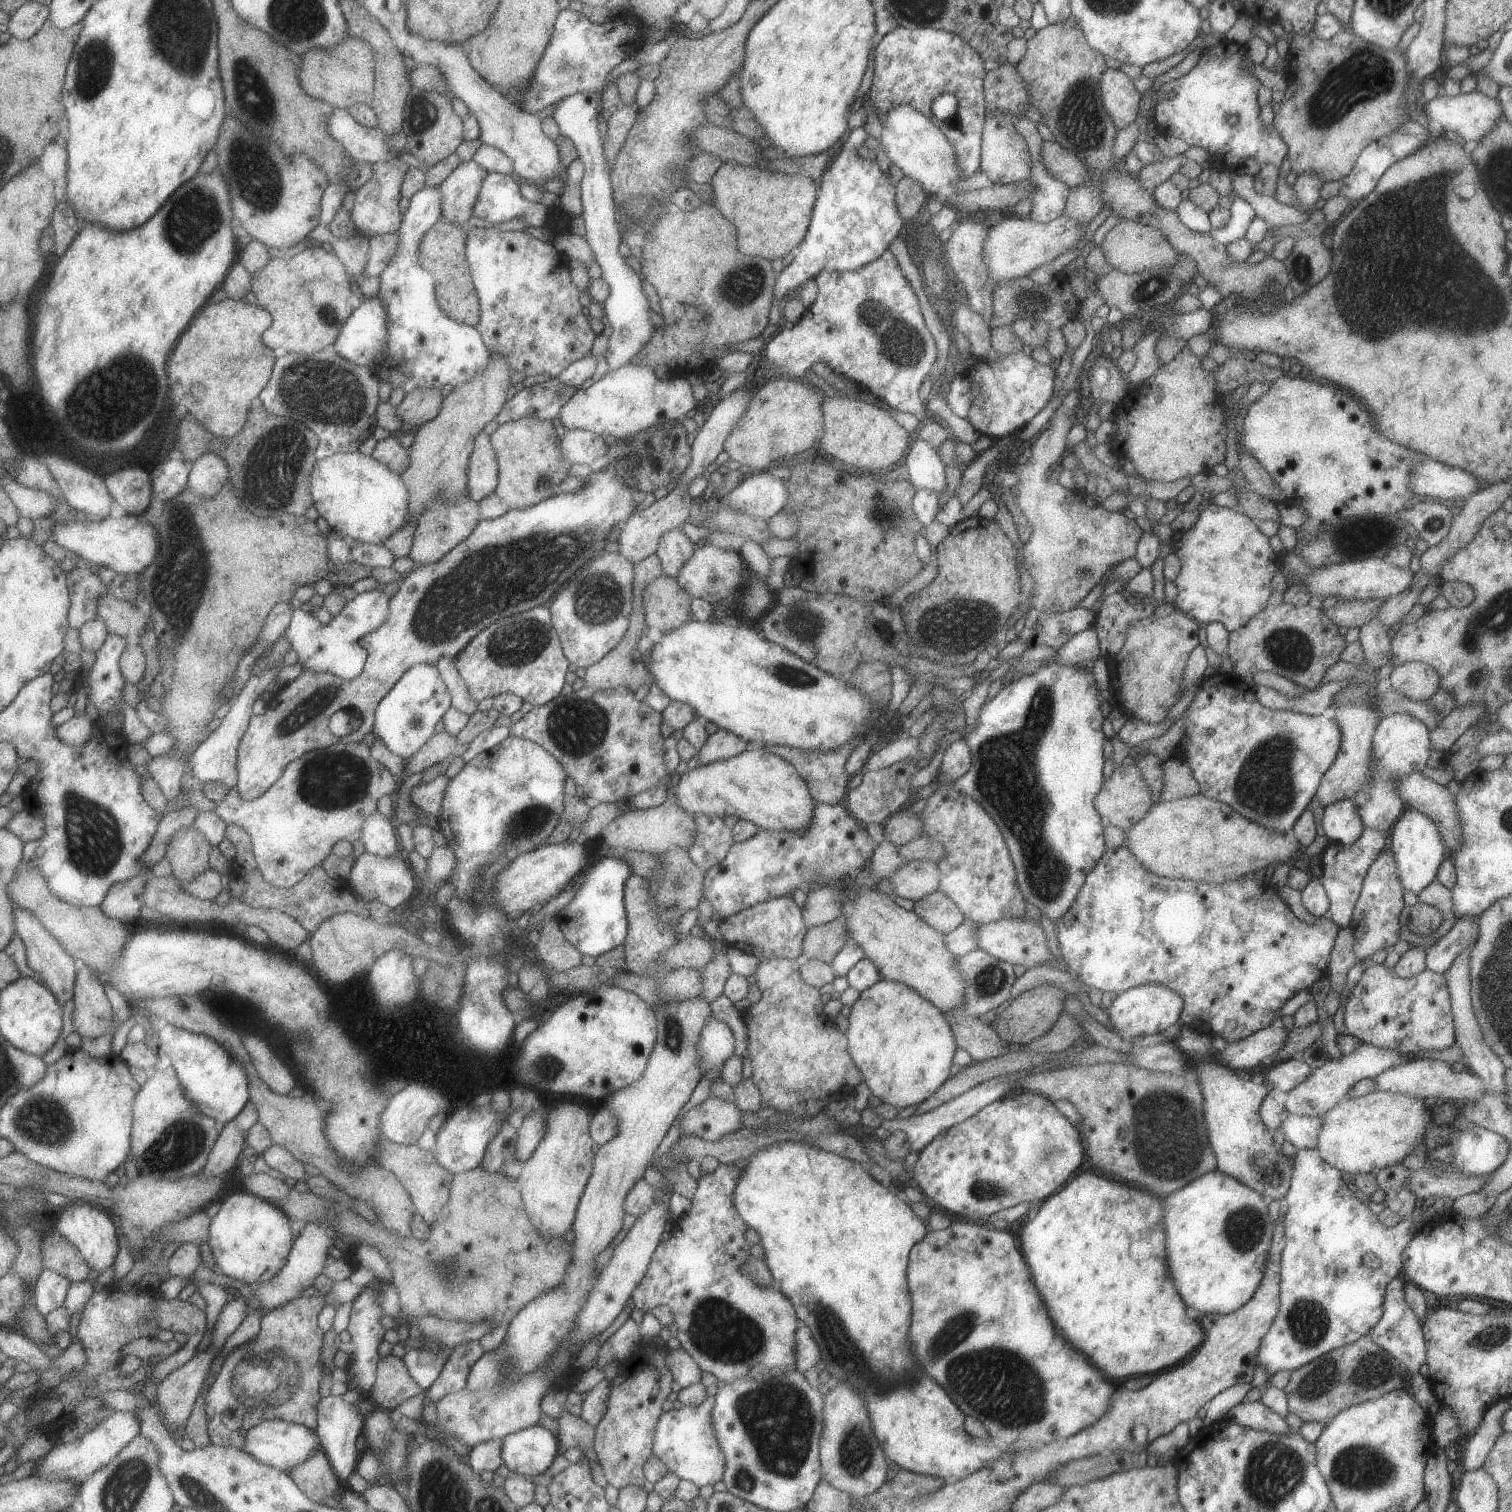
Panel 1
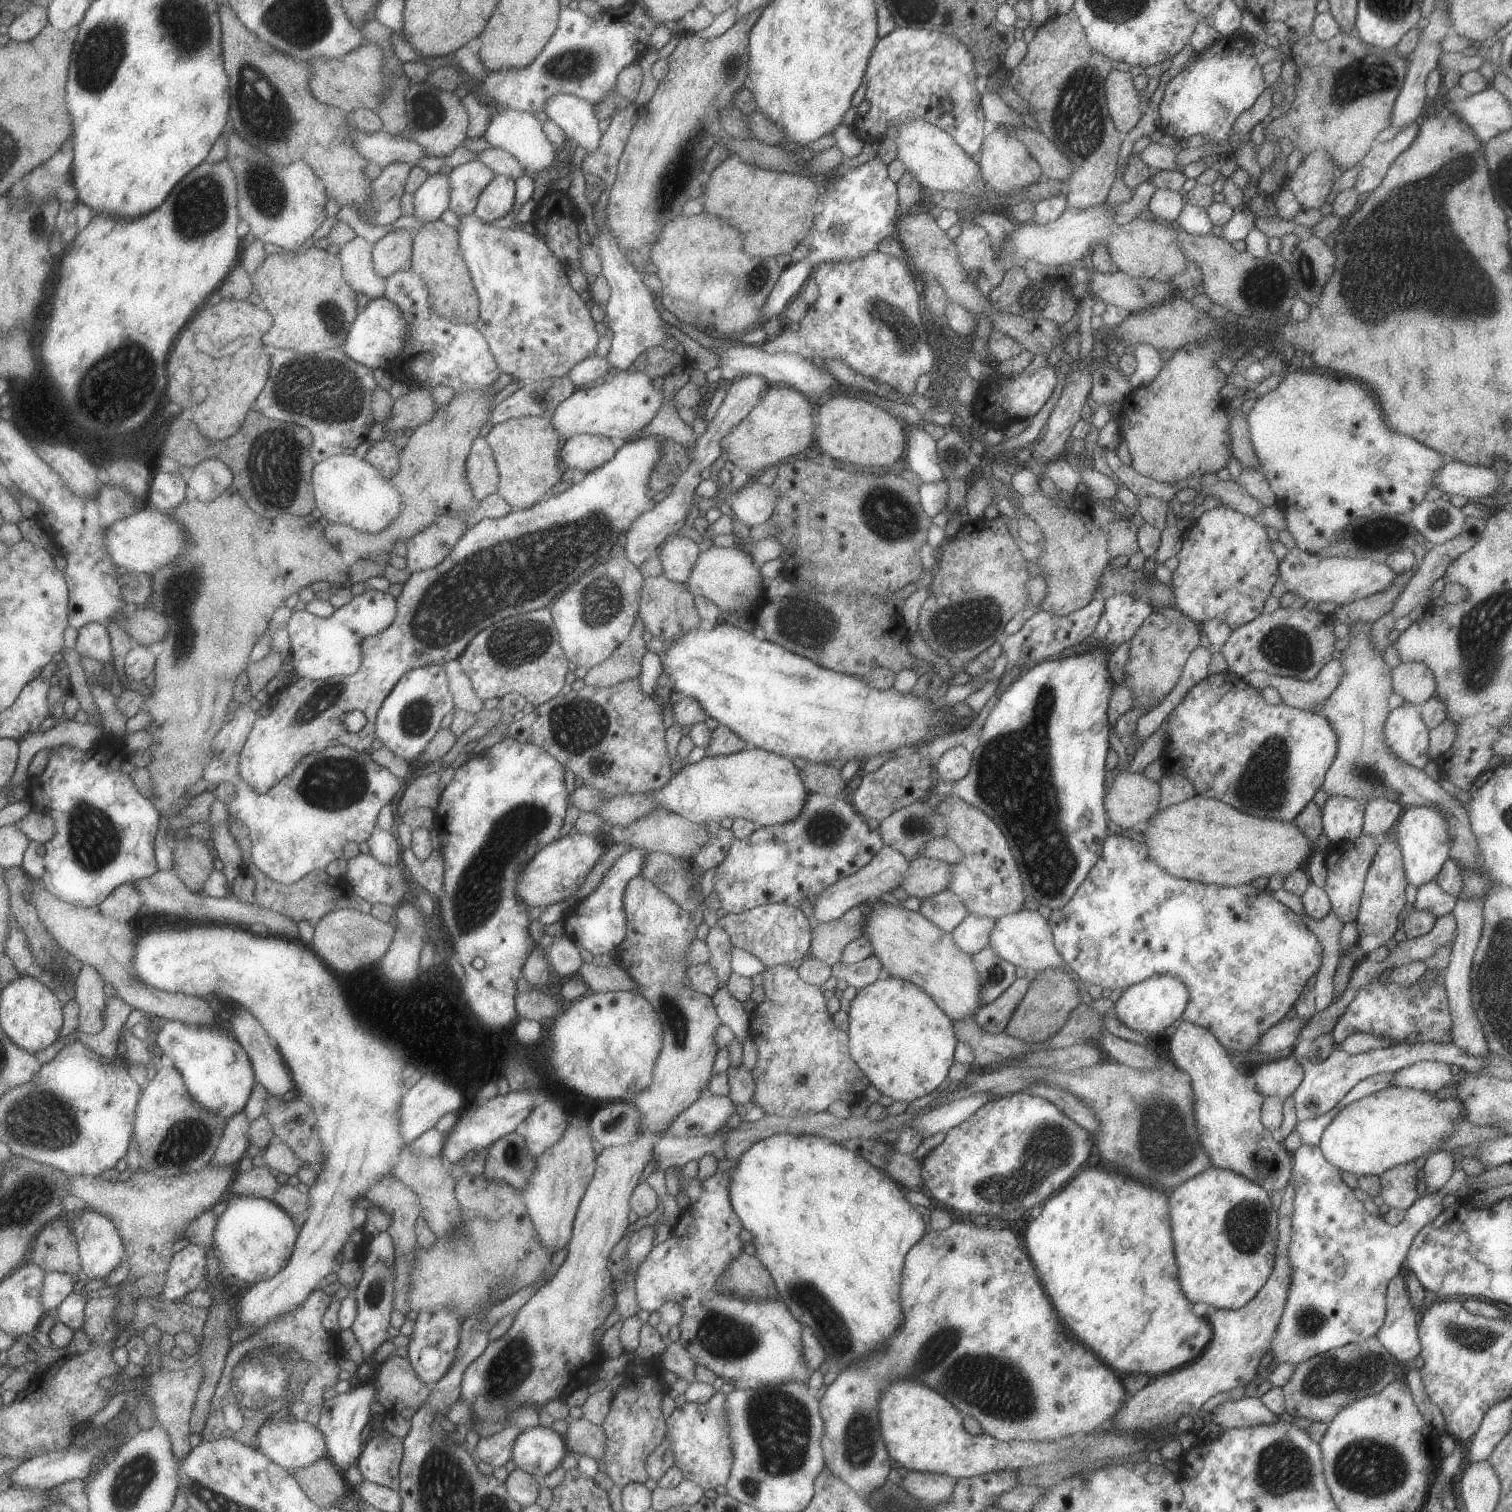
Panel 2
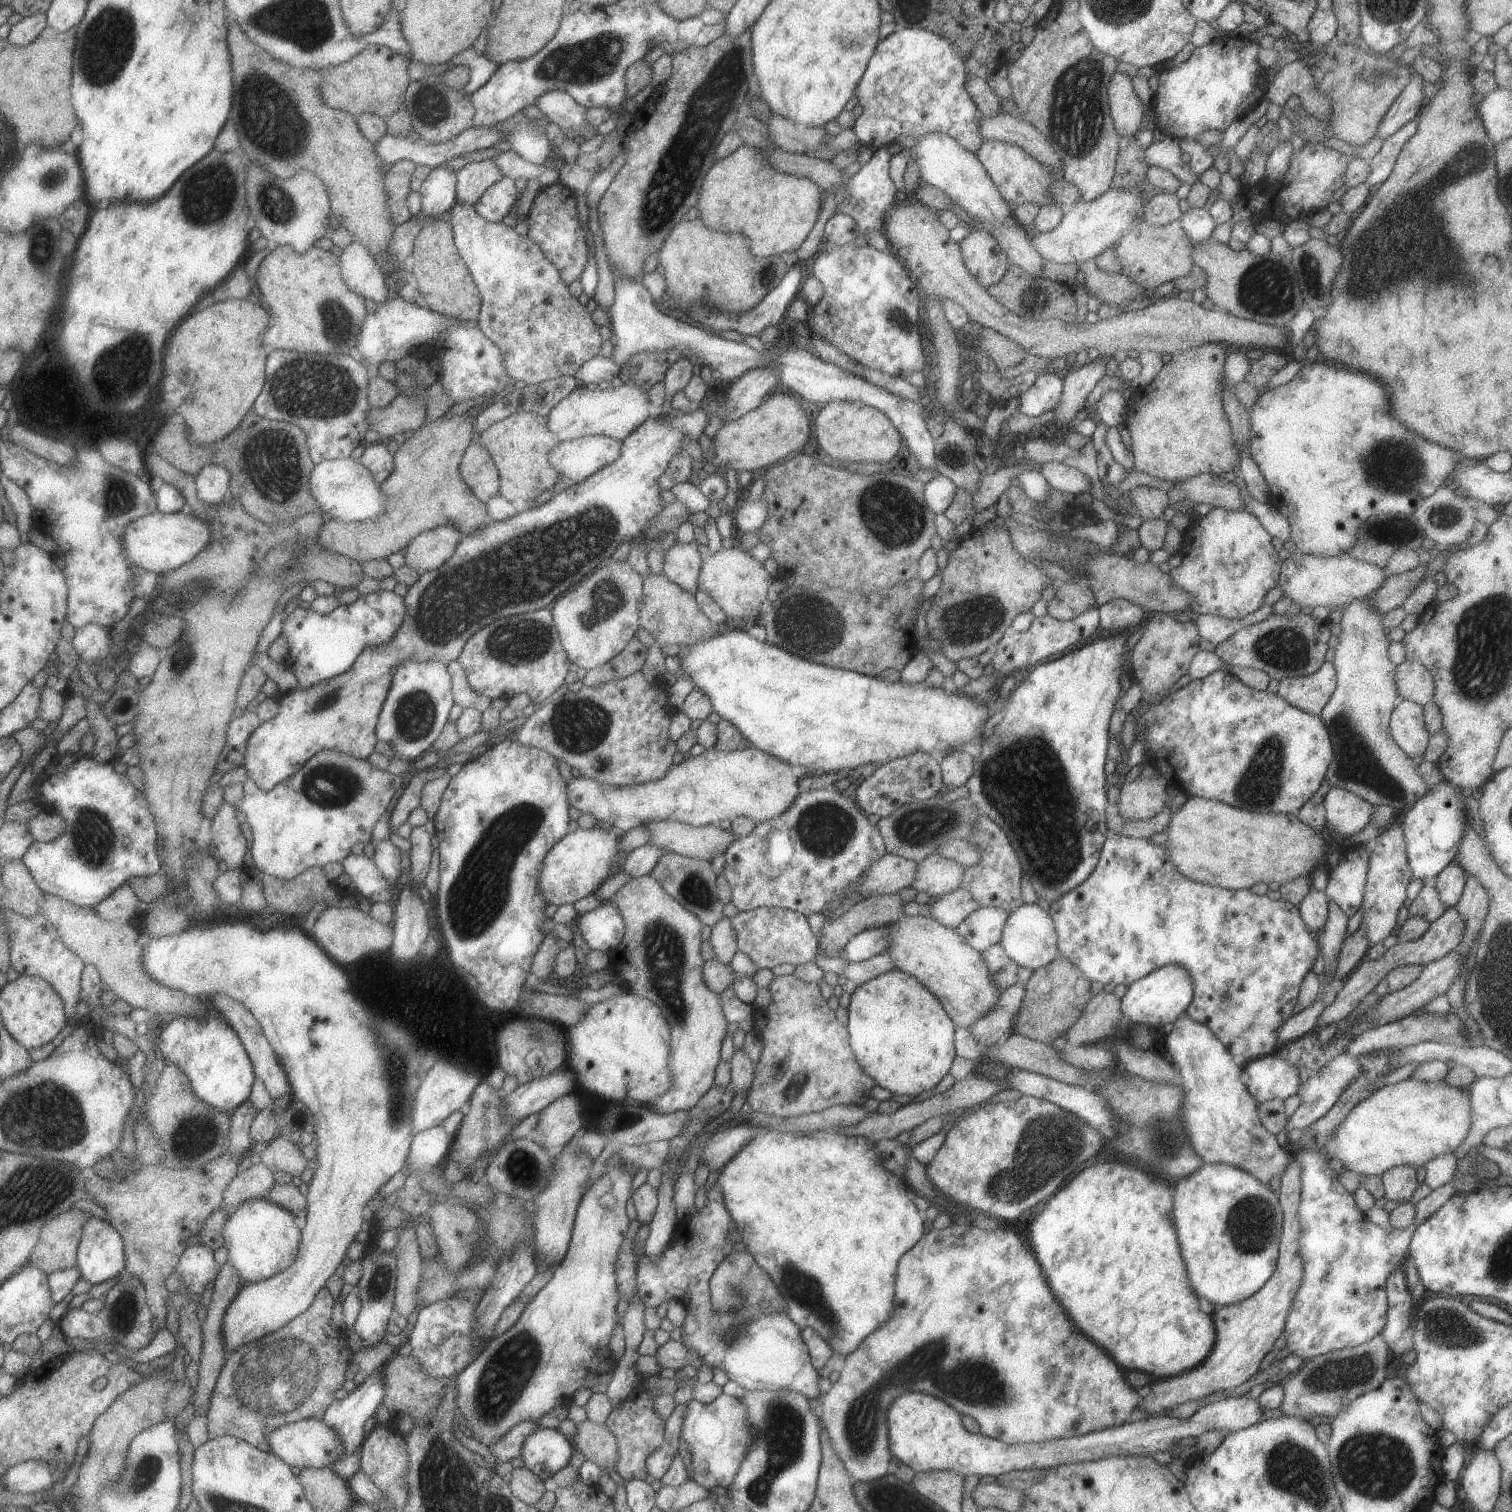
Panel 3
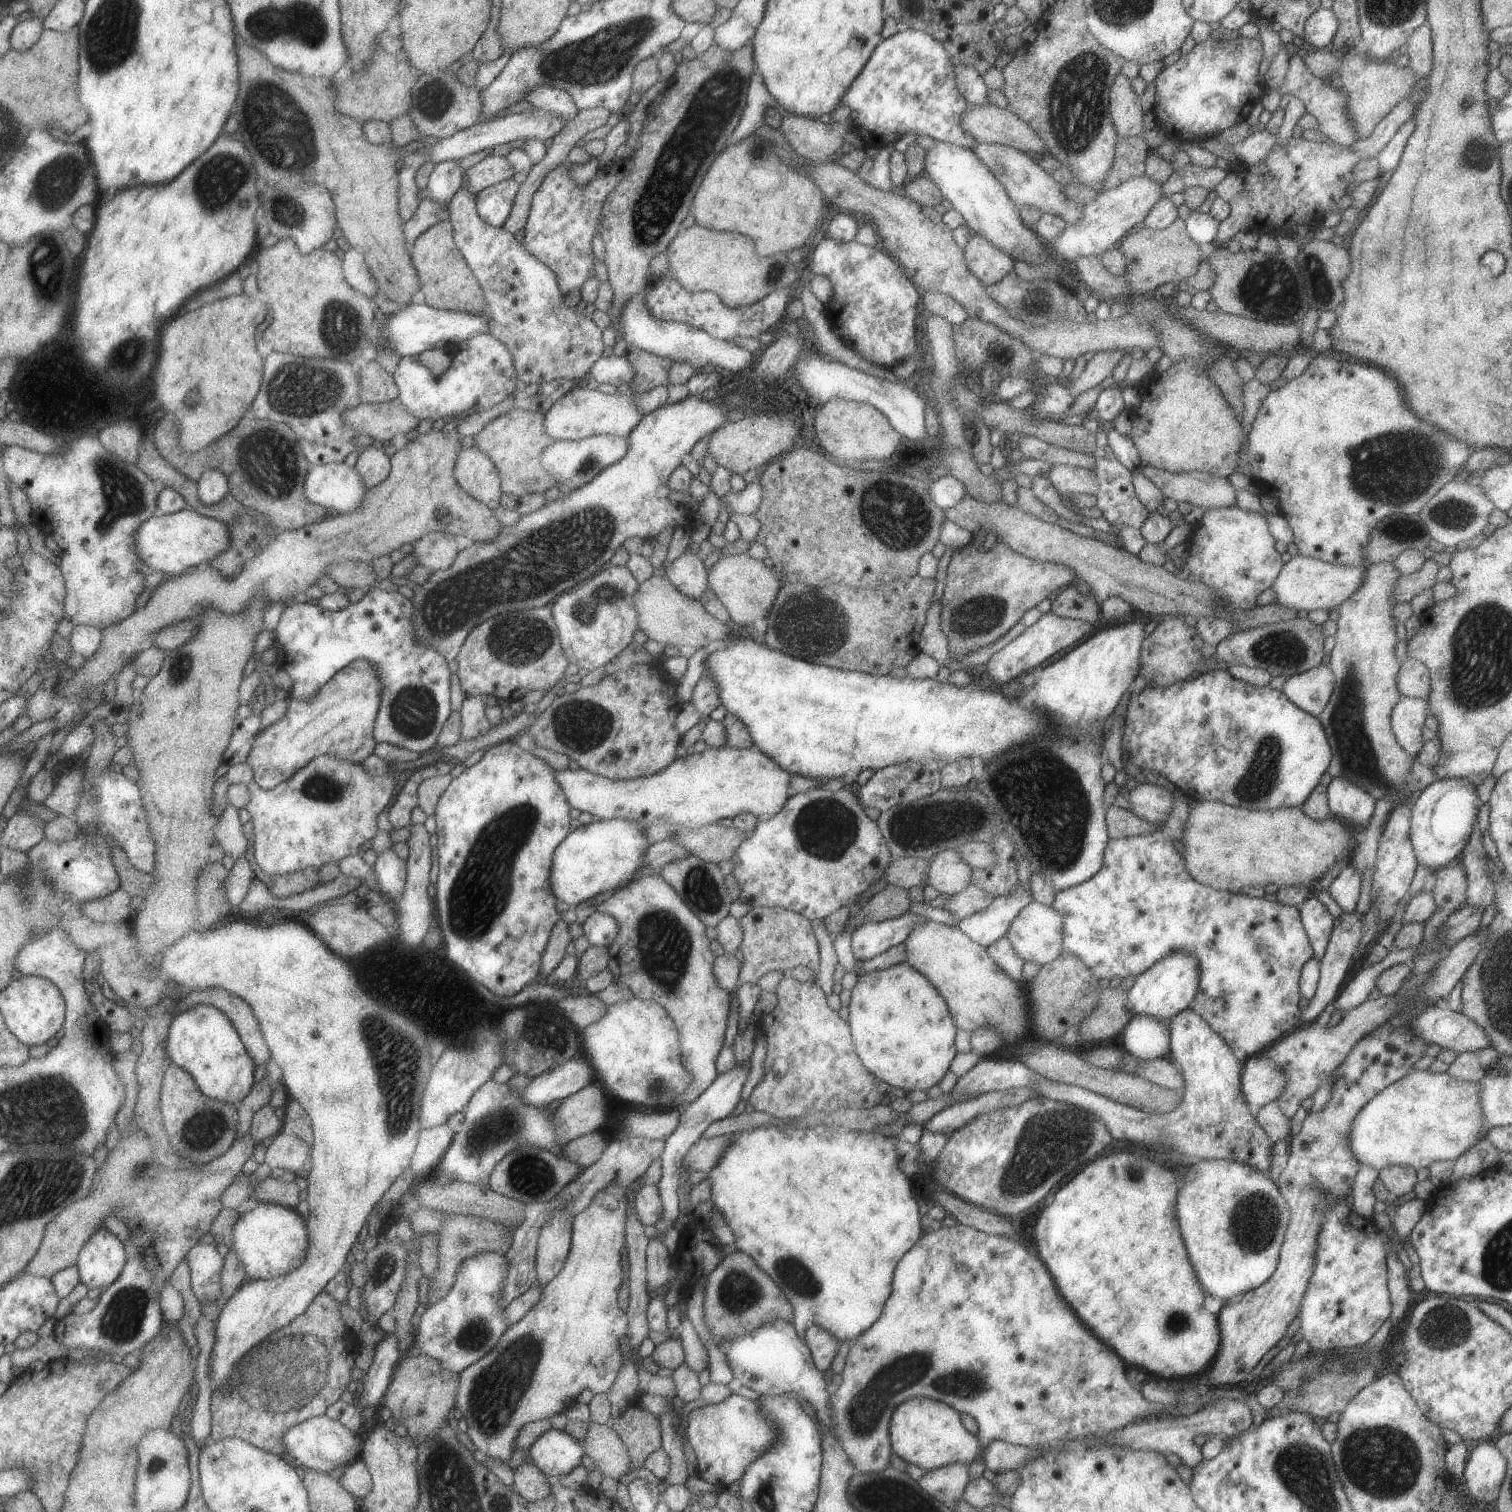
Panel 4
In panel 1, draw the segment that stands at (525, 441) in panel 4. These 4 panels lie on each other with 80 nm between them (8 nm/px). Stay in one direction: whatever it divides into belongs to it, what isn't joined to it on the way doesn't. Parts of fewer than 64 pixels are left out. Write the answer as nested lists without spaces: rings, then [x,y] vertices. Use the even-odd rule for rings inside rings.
[[[523,416],[520,420],[502,423],[489,436],[498,465],[498,484],[494,489],[494,494],[508,509],[528,508],[541,500],[546,500],[559,494],[559,482],[562,482],[567,477],[571,464],[563,459],[558,440],[551,421],[535,419],[533,416]]]

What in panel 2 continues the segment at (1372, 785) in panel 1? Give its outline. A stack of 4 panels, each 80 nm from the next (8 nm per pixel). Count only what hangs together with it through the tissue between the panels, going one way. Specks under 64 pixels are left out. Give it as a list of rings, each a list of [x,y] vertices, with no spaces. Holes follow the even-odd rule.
[[[1410,703],[1391,710],[1383,724],[1387,748],[1405,764],[1422,768],[1430,759],[1428,729],[1420,718],[1419,707]],[[1373,798],[1365,800],[1363,806],[1365,810],[1363,810],[1362,828],[1366,834],[1377,840],[1382,839],[1387,830],[1395,824],[1395,820],[1400,818],[1401,806],[1391,800]]]

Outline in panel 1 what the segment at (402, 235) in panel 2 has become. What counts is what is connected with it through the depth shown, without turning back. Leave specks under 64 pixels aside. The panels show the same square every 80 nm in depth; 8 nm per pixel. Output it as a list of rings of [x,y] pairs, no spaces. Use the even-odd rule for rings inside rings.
[[[387,233],[383,235],[374,235],[368,238],[367,264],[363,268],[363,276],[379,277],[381,270],[389,264],[395,246],[397,246],[399,236],[397,233]]]

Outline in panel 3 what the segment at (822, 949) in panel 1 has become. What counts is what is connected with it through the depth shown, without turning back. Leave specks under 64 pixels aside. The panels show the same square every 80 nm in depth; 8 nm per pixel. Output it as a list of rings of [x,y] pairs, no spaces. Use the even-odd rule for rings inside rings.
[[[898,893],[865,897],[836,919],[824,922],[821,936],[816,938],[818,948],[823,948],[823,956],[827,958],[842,956],[849,938],[865,928],[877,928],[897,920],[904,914],[903,903]]]

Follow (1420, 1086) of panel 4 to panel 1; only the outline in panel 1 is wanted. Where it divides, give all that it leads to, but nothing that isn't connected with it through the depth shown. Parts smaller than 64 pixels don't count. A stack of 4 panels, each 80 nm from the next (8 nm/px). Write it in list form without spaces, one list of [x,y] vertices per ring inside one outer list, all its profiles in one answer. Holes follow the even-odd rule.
[[[1374,1091],[1357,1098],[1346,1097],[1321,1116],[1315,1150],[1323,1162],[1339,1172],[1352,1175],[1355,1173],[1376,1174],[1385,1166],[1399,1163],[1403,1156],[1407,1156],[1419,1144],[1424,1143],[1425,1128],[1427,1124],[1432,1124],[1431,1111],[1434,1106],[1435,1104],[1426,1103],[1405,1094],[1391,1094],[1391,1092]]]

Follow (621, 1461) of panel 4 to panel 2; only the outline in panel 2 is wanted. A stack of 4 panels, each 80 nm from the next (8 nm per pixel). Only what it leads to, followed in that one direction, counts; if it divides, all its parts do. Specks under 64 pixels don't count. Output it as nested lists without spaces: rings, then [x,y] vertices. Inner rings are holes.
[[[568,1417],[567,1430],[565,1430],[565,1434],[561,1438],[568,1452],[586,1455],[595,1461],[600,1460],[601,1456],[603,1456],[603,1450],[605,1450],[605,1434],[603,1434],[603,1430],[599,1425],[593,1425],[582,1417],[577,1420]]]

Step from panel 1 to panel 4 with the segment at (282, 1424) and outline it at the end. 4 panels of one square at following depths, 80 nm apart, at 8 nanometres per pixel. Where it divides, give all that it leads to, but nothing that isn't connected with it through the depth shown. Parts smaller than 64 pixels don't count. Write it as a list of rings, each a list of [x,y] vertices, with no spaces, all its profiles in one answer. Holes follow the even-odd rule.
[[[321,1415],[287,1428],[287,1434],[283,1436],[283,1446],[287,1450],[283,1455],[294,1459],[301,1468],[329,1473],[333,1468],[345,1467],[359,1458],[361,1440],[339,1422]]]

